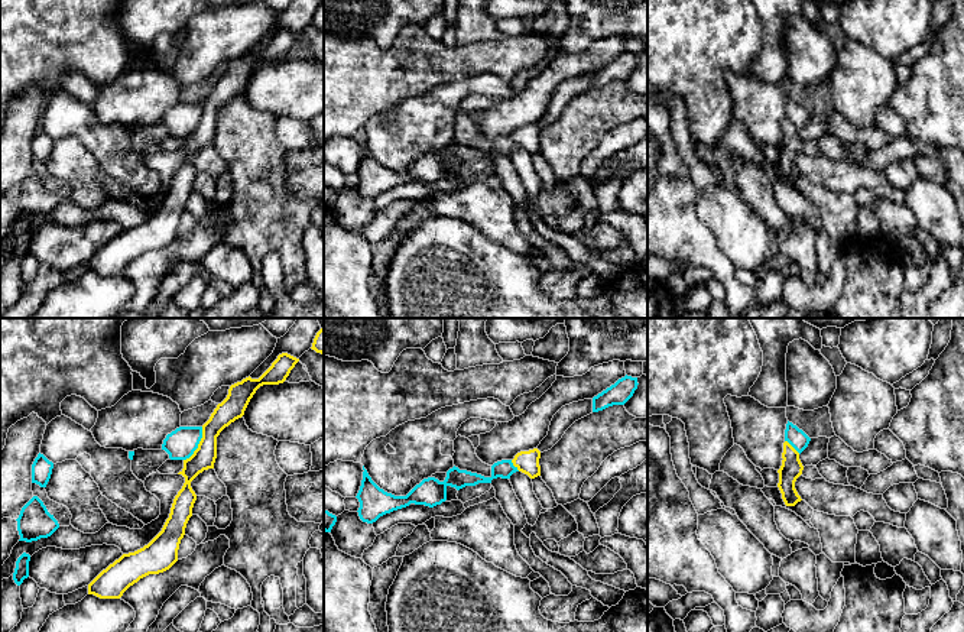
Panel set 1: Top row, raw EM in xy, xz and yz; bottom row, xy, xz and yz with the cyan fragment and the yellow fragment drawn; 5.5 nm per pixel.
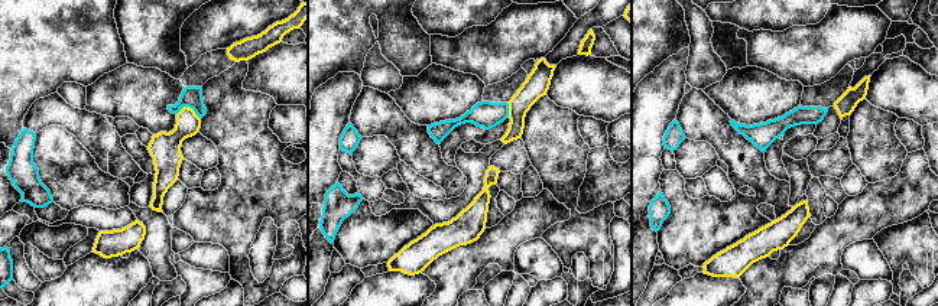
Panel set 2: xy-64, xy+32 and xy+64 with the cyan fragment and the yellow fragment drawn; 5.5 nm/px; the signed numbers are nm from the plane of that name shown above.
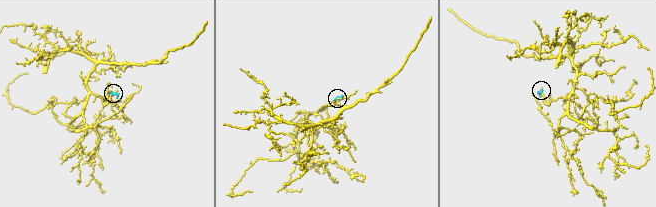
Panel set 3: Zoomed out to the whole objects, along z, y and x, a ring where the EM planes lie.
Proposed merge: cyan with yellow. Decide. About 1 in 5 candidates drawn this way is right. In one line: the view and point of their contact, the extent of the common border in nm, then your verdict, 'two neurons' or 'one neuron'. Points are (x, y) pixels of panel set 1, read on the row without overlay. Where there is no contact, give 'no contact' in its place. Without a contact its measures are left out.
xy (198, 119) | 220 nm | two neurons

